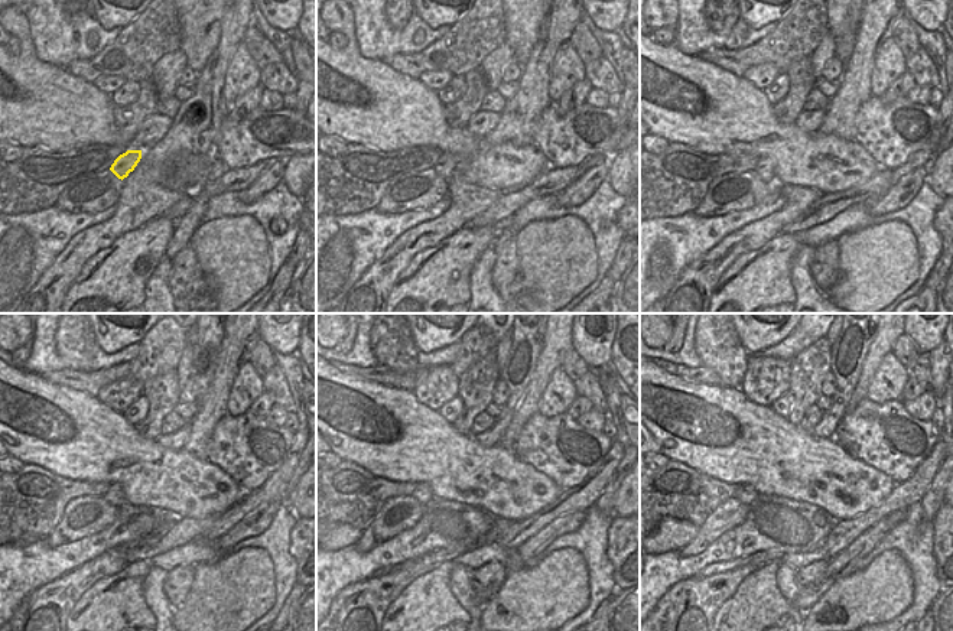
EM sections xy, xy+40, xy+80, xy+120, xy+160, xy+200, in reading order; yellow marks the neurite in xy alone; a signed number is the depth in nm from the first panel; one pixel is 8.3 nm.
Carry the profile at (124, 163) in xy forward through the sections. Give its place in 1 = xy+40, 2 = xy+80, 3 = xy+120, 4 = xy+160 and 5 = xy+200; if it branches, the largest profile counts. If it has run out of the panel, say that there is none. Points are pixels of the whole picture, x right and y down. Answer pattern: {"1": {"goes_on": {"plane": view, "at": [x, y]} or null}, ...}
{"1": {"goes_on": {"plane": "xy+40", "at": [445, 168]}}, "2": {"goes_on": {"plane": "xy+80", "at": [764, 169]}}, "3": {"goes_on": {"plane": "xy+120", "at": [116, 495]}}, "4": {"goes_on": {"plane": "xy+160", "at": [423, 494]}}, "5": {"goes_on": {"plane": "xy+200", "at": [747, 494]}}}

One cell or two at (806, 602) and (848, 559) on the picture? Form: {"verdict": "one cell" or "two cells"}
{"verdict": "one cell"}

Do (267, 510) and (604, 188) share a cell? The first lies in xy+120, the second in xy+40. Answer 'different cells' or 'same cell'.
different cells

